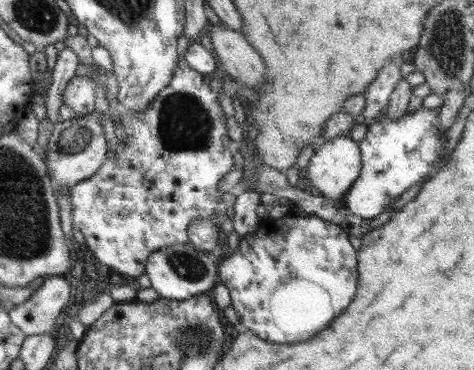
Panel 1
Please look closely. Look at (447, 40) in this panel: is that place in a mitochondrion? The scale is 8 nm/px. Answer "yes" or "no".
yes

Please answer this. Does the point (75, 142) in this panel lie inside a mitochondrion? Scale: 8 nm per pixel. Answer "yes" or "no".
yes

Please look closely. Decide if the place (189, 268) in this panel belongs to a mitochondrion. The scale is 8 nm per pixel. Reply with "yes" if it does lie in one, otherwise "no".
yes

